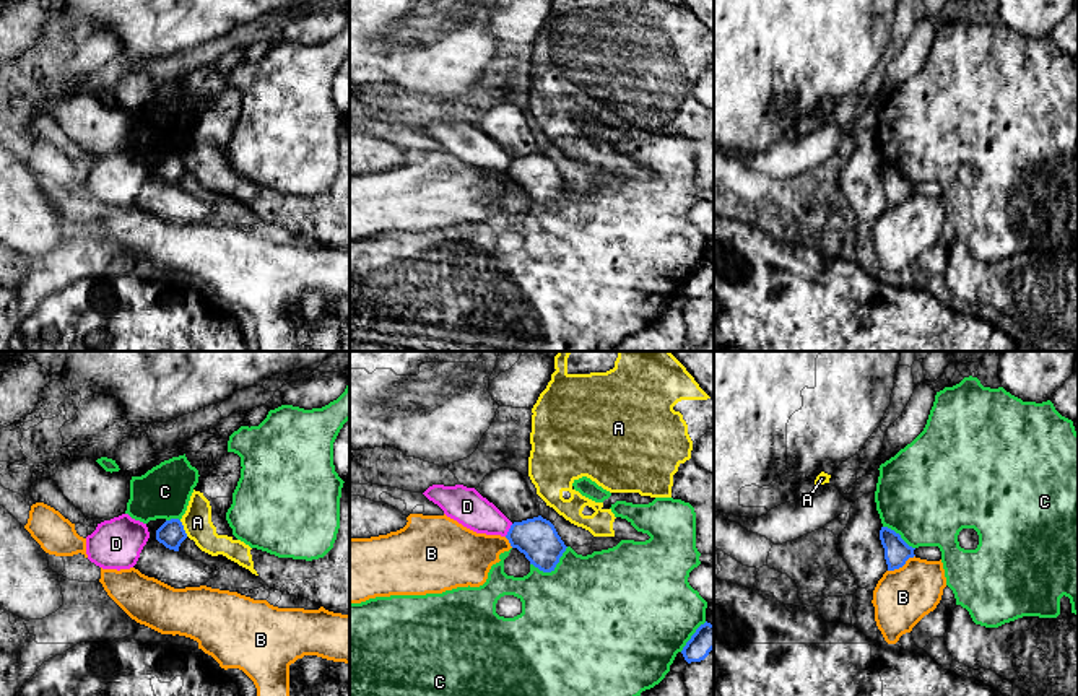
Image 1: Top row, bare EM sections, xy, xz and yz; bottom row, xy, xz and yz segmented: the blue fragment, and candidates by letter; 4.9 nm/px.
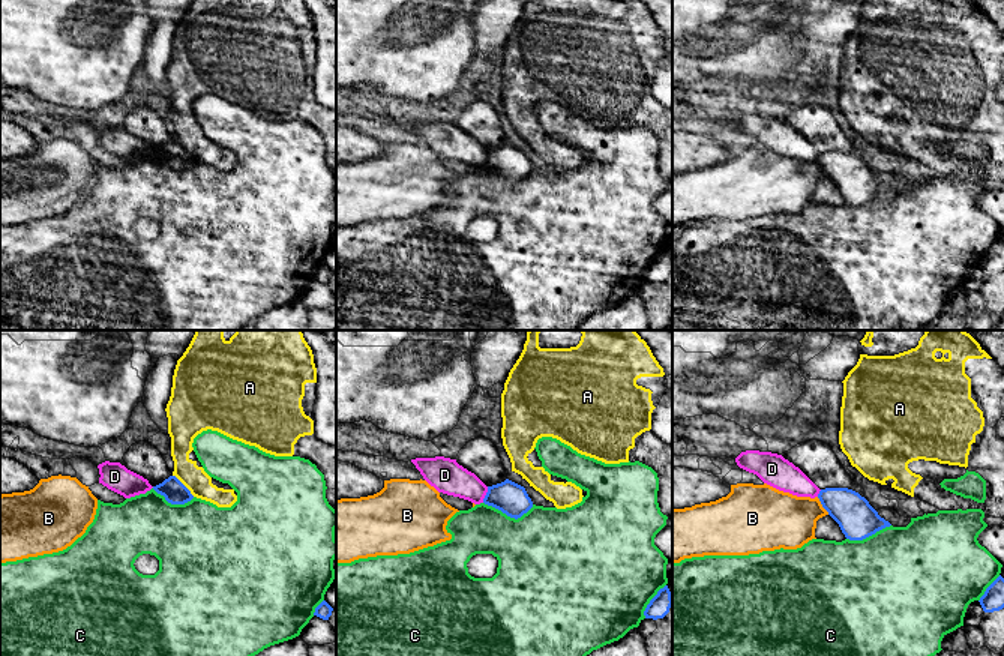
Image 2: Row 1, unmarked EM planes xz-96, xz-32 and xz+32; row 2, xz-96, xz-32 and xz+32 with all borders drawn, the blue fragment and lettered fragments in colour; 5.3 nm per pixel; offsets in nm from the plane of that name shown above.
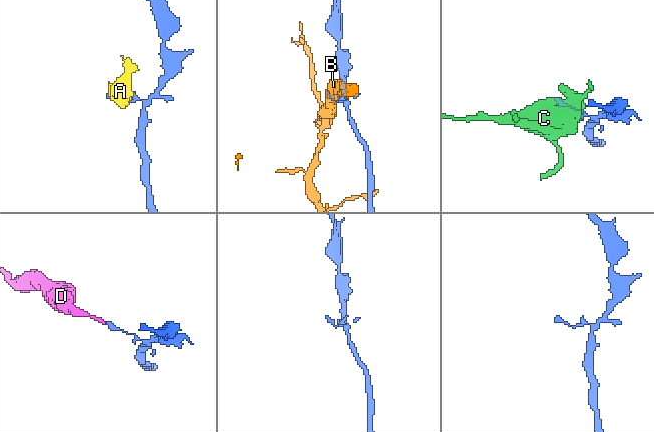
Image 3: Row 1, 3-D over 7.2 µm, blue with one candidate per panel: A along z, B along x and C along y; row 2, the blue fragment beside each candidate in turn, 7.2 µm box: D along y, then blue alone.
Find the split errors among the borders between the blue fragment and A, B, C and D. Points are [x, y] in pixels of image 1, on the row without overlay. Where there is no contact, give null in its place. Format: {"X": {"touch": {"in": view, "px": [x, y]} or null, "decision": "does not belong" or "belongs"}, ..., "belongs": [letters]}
{"A": {"touch": {"in": "xy", "px": [182, 165]}, "decision": "does not belong"}, "B": {"touch": {"in": "yz", "px": [901, 202]}, "decision": "does not belong"}, "C": {"touch": {"in": "xz", "px": [552, 205]}, "decision": "does not belong"}, "D": {"touch": {"in": "xz", "px": [509, 166]}, "decision": "does not belong"}, "belongs": []}

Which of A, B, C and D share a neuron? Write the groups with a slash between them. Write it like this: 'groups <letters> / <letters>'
groups A / B / C / D

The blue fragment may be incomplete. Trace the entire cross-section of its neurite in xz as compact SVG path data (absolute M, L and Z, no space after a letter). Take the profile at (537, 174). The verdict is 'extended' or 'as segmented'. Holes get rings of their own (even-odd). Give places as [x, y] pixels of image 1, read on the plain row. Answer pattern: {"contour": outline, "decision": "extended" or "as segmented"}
{"contour": "M541 151L514 158L506 174L512 184L524 189L530 200L543 208L554 207L567 184L554 161Z", "decision": "as segmented"}

